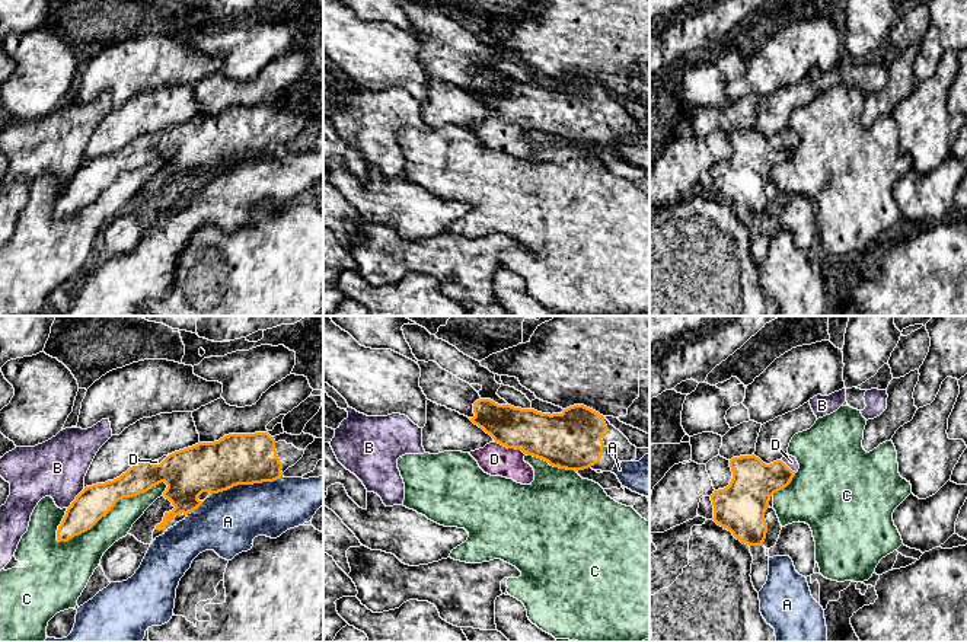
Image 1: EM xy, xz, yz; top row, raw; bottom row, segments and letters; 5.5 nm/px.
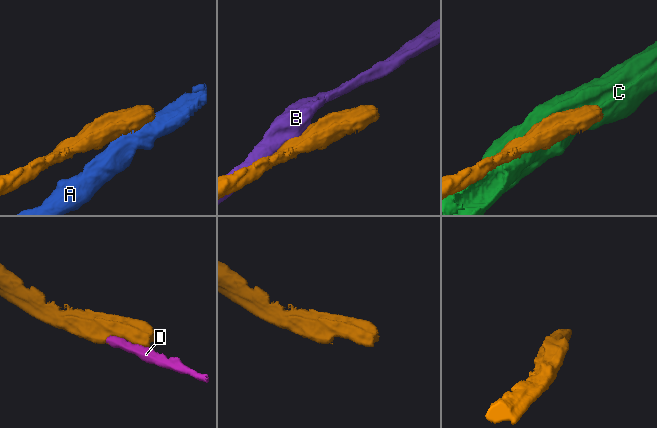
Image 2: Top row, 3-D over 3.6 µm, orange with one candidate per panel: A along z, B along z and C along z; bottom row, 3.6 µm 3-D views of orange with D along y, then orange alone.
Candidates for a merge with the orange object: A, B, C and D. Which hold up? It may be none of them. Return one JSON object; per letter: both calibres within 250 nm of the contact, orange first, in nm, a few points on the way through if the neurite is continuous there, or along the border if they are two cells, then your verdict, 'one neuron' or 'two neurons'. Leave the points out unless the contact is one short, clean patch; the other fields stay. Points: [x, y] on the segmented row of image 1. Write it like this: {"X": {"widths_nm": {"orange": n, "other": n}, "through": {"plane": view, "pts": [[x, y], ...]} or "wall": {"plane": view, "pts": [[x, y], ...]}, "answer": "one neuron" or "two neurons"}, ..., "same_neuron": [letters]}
{"A": {"widths_nm": {"orange": 280, "other": 340}, "answer": "two neurons"}, "B": {"widths_nm": {"orange": 190, "other": 320}, "answer": "two neurons"}, "C": {"widths_nm": {"orange": 190, "other": 170}, "answer": "two neurons"}, "D": {"widths_nm": {"orange": 260, "other": 180}, "answer": "one neuron"}, "same_neuron": ["D"]}

